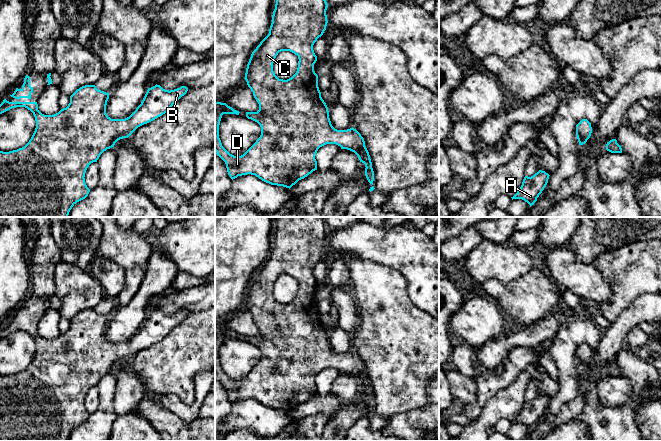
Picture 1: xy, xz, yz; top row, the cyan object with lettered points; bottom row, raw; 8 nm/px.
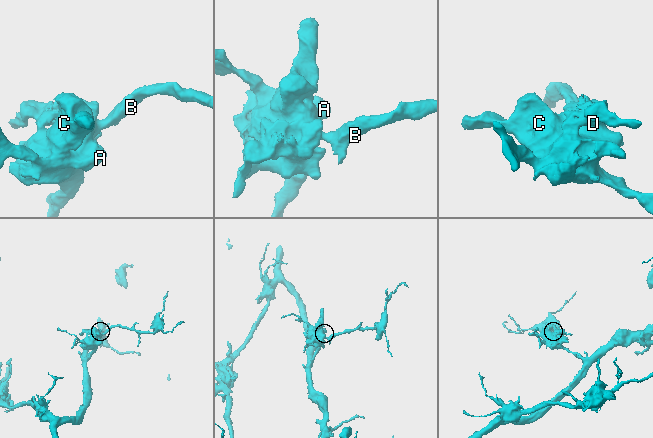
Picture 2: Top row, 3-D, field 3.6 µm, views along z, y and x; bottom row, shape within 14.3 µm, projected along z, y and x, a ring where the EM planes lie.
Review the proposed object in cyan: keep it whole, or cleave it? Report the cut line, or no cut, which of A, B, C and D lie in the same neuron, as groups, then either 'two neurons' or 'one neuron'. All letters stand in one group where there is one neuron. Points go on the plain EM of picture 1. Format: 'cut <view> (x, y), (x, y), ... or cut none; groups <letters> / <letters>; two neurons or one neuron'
cut none; groups A B C D; one neuron

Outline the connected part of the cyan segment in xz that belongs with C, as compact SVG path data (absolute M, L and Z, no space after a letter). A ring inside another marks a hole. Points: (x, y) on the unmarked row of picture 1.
M275 217L275 221L276 228L269 258L252 276L244 302L259 328L259 334L257 336L246 336L246 341L260 349L261 359L243 379L234 380L230 378L222 370L219 362L219 349L223 338L239 339L240 336L234 334L226 327L215 326L216 378L225 386L228 399L232 404L238 400L251 398L271 409L283 410L290 413L299 404L304 403L313 395L317 394L315 380L320 371L326 368L336 368L341 373L350 374L358 380L360 386L365 388L365 400L368 406L373 409L374 395L364 362L353 351L347 354L337 354L332 350L328 331L322 323L318 311L318 299L314 295L317 280L314 277L313 269L323 259L328 247L326 239L328 228L323 217ZM281 275L290 275L297 279L299 283L296 297L287 304L279 303L273 295L274 284Z

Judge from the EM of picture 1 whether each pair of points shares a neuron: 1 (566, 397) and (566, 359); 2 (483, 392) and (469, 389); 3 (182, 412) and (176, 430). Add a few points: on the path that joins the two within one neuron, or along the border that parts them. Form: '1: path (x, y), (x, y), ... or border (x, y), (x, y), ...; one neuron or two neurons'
1: path (566, 388), (566, 368); one neuron
2: border (476, 379), (476, 400), (465, 405); two neurons
3: border (161, 403), (187, 424), (190, 424), (199, 417); two neurons

